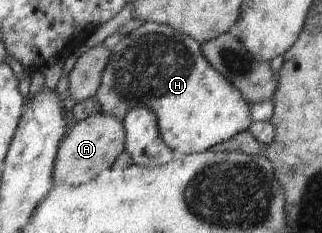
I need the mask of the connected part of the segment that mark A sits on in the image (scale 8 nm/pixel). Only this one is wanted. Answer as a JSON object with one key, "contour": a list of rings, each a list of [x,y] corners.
{"contour":[[[106,113],[93,114],[79,120],[71,132],[63,137],[58,147],[53,171],[53,187],[63,185],[78,186],[95,179],[102,171],[112,167],[113,162],[124,152],[125,134],[123,122]]]}

